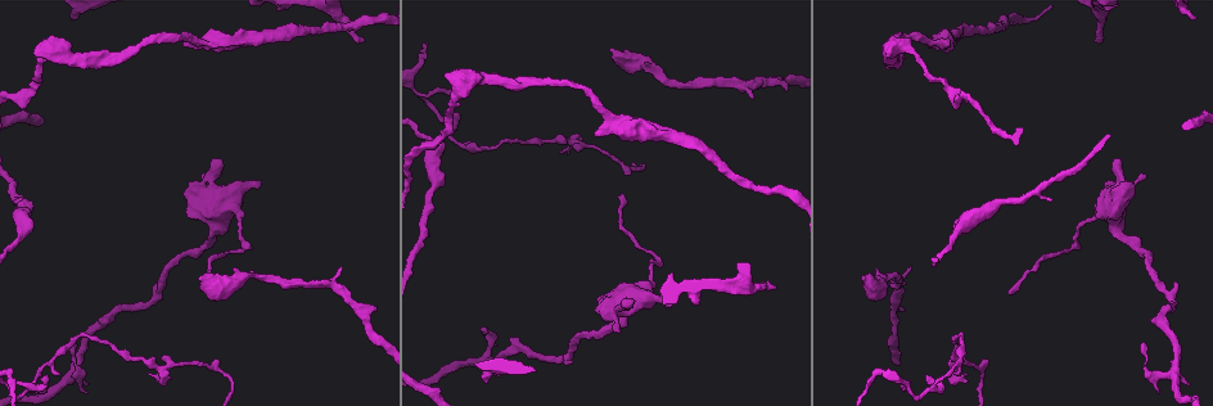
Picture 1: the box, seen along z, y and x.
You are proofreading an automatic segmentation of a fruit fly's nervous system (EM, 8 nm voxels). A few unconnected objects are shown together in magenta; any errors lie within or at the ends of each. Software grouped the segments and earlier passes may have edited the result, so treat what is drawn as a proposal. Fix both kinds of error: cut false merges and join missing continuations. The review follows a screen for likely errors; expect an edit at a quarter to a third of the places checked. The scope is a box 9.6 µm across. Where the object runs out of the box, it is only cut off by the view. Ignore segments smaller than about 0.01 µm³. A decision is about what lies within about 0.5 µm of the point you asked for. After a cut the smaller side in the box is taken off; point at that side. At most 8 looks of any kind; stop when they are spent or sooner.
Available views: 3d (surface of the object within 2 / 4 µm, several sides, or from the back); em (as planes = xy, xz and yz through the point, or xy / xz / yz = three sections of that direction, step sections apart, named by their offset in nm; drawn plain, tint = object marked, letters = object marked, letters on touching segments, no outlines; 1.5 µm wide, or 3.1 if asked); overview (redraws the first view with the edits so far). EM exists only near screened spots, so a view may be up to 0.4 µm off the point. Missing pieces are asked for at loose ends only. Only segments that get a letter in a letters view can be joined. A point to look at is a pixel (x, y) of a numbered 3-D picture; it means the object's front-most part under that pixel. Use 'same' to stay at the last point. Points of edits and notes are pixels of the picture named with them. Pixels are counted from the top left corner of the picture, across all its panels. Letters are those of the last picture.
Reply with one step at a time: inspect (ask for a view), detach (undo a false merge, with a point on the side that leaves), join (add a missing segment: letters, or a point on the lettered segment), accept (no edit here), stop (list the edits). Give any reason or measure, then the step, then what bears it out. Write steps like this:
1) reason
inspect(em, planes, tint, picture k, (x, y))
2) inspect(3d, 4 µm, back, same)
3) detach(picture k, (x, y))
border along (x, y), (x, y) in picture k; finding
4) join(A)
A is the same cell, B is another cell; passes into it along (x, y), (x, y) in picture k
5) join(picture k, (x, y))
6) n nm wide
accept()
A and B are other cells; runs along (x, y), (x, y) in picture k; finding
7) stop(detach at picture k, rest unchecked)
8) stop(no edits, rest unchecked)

free end
inspect(em, planes, letters, picture 1, (775, 285))

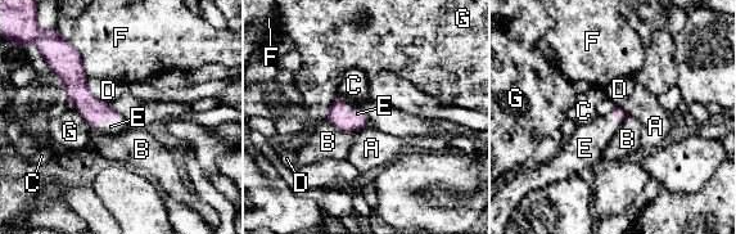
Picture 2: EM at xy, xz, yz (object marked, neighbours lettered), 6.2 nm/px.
join(E)
E is the same cell, A, B, C, D, F and G are other cells; passes into it along (338, 116), (350, 112), (352, 106) in picture 2; the neuron continues

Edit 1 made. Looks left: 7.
an open end
inspect(em, planes, letters, picture 1, (669, 306))

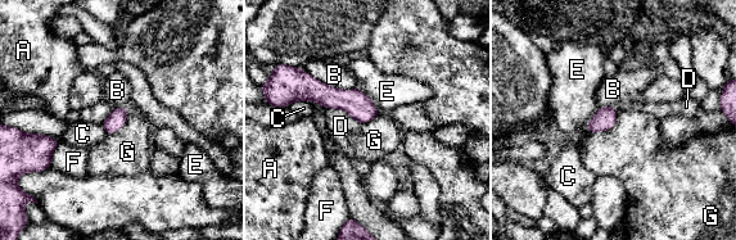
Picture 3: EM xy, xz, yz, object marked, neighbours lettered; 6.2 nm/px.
accept()
A, B, C, D, E, F and G are other cells; border along (618, 109), (612, 127), (587, 132) in picture 3; none of them fits

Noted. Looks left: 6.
thick turns thin
inspect(3d, 4 µm, picture 1, (923, 70))

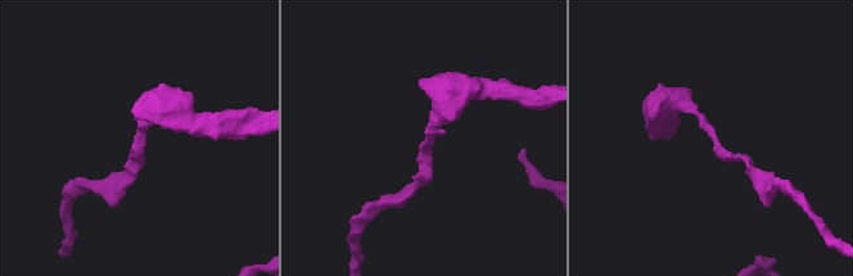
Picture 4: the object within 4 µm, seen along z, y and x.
need the tissue
inspect(em, planes, letters, picture 4, (139, 138))

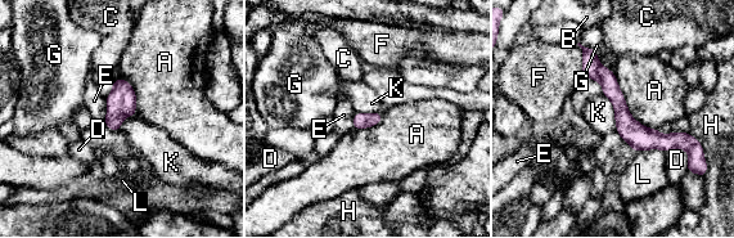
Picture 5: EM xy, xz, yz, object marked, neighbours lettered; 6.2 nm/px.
accept()
A, B, C, D, E, F, G, H, K and L are other cells; border along (602, 93), (613, 107), (617, 130) in picture 5; one neuron here

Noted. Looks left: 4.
stop(join at picture 2, rest unchecked)

